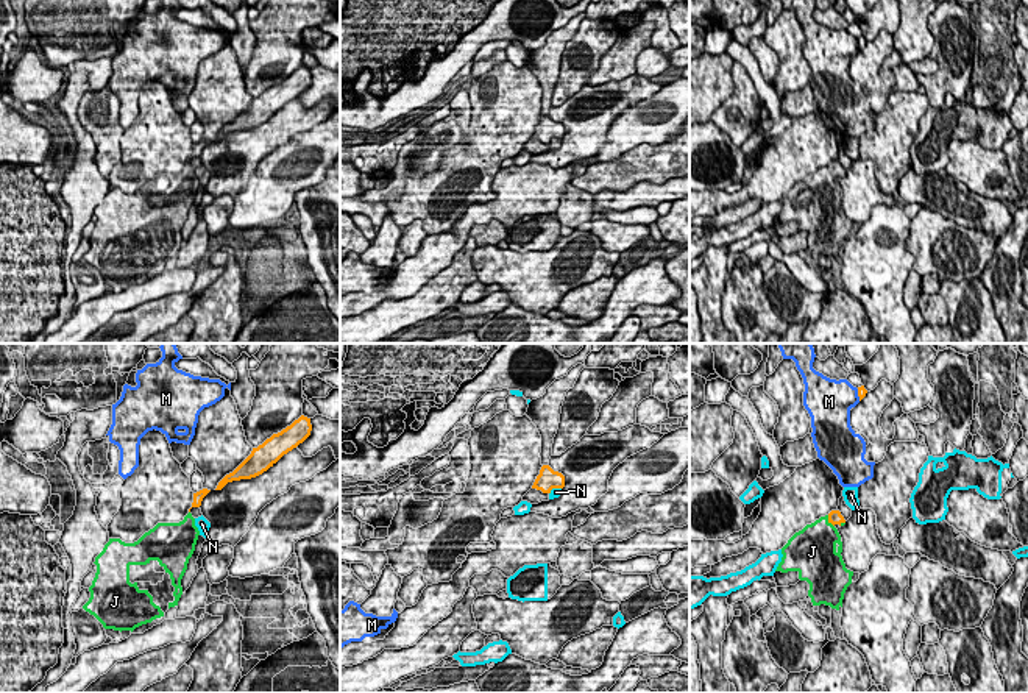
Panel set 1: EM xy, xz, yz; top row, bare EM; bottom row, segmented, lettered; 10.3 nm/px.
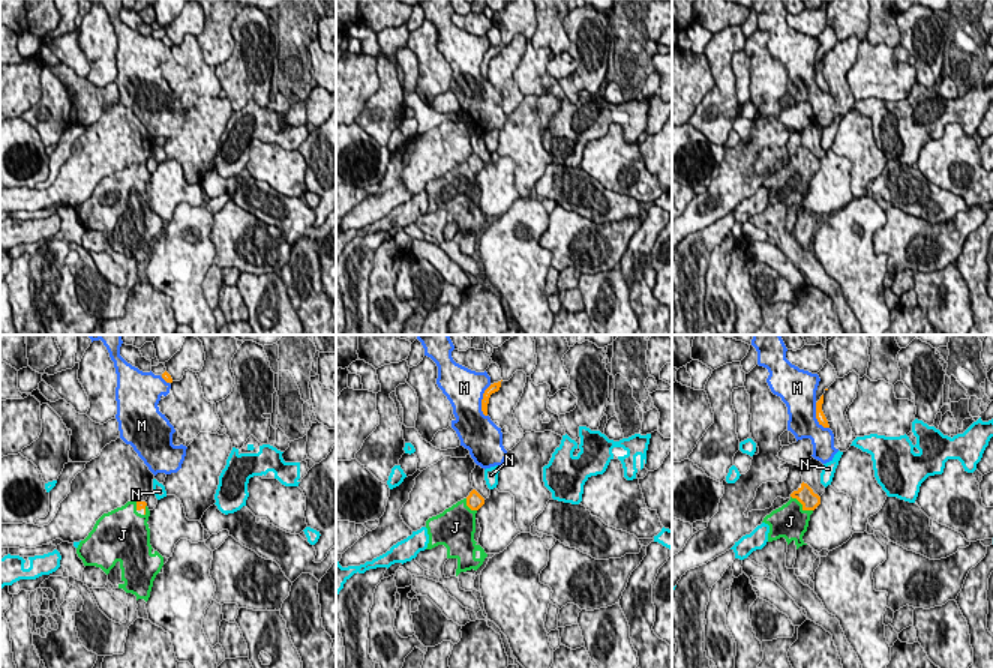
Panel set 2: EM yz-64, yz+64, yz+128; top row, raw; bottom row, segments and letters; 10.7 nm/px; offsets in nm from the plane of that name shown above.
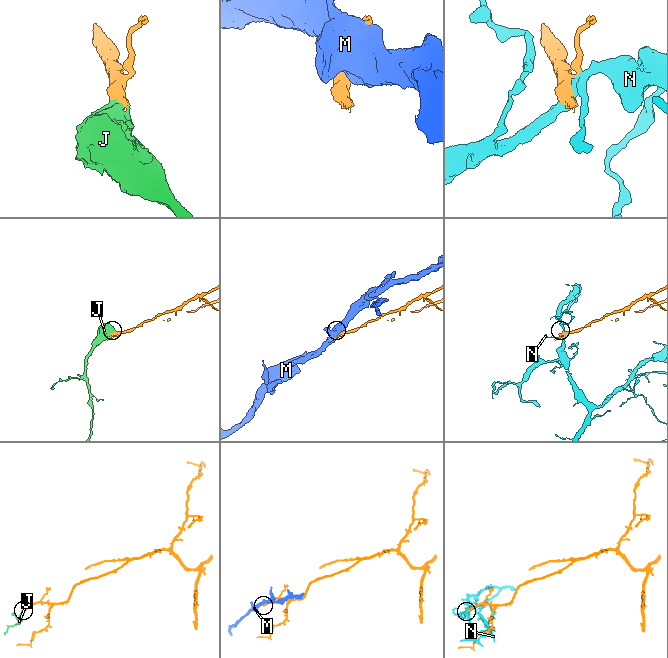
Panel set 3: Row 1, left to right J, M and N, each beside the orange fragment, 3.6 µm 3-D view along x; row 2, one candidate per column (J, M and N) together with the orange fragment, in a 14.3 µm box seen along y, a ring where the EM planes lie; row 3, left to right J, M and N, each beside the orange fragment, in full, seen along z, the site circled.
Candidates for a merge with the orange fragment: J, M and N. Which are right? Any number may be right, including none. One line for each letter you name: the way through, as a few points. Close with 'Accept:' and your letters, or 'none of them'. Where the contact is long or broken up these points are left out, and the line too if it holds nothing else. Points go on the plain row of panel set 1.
J: Path across: yz (835, 167), (829, 172), (816, 192)
Accept: J

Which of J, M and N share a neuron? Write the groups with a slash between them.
J / M / N

